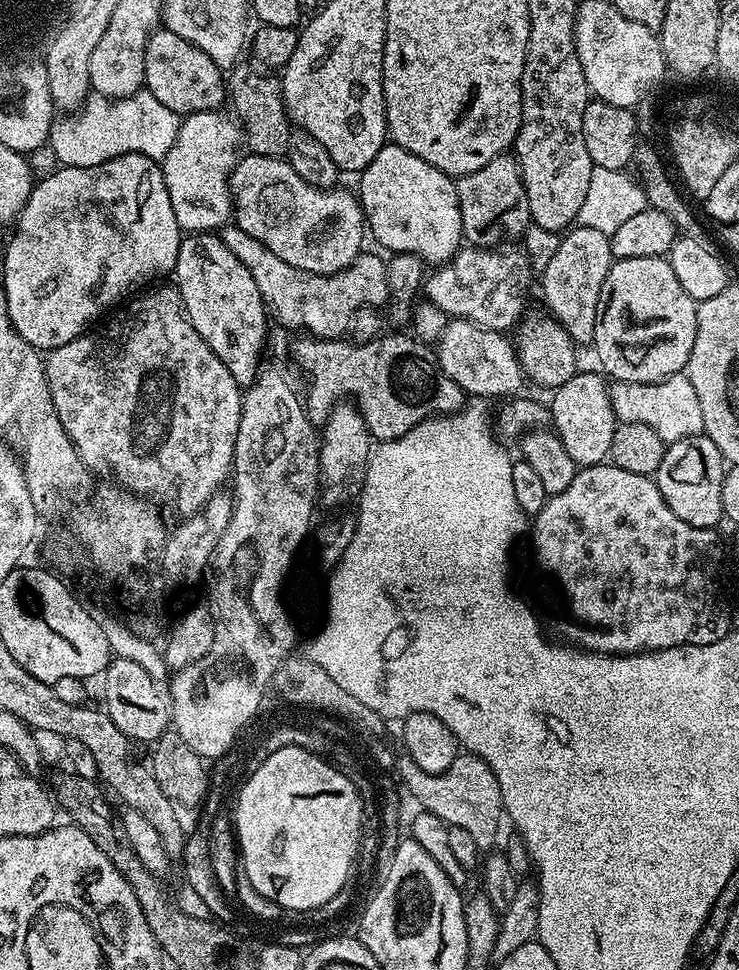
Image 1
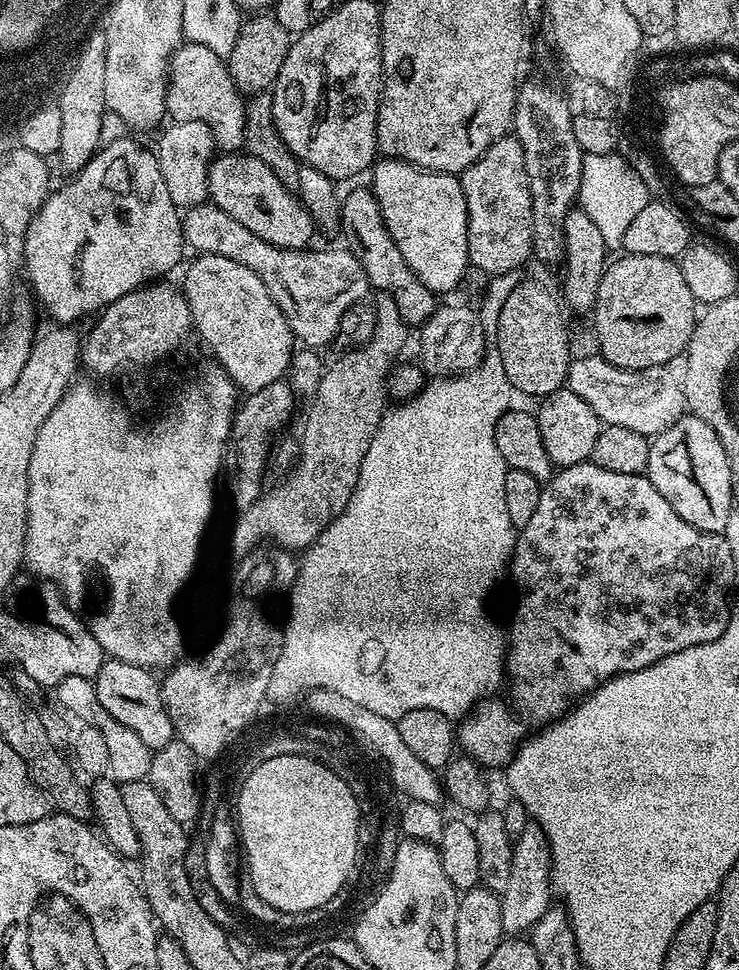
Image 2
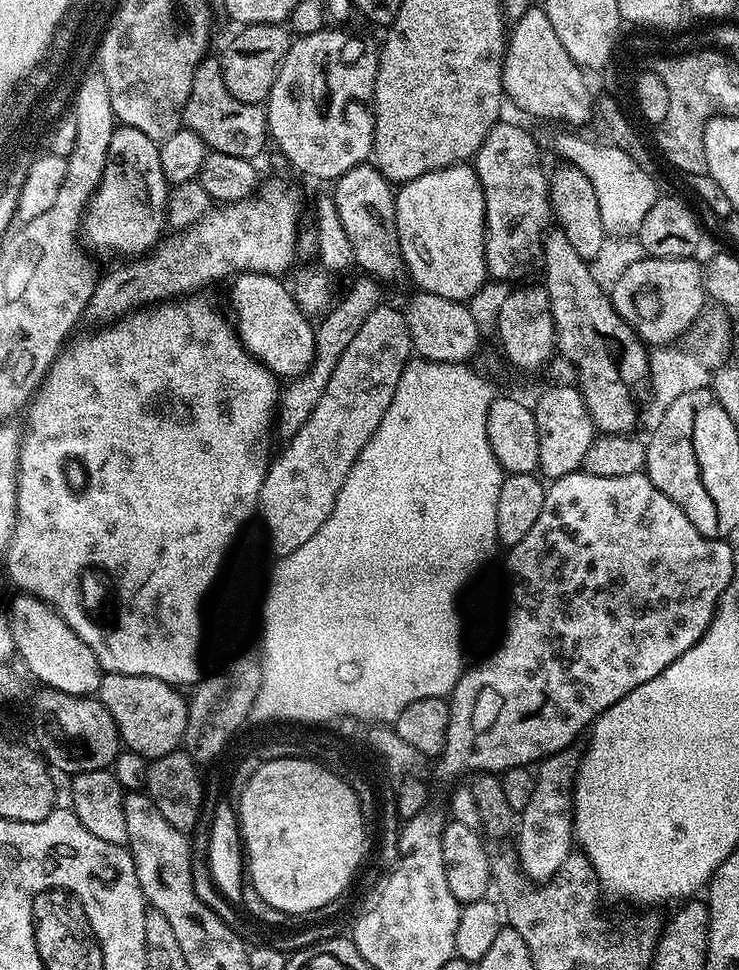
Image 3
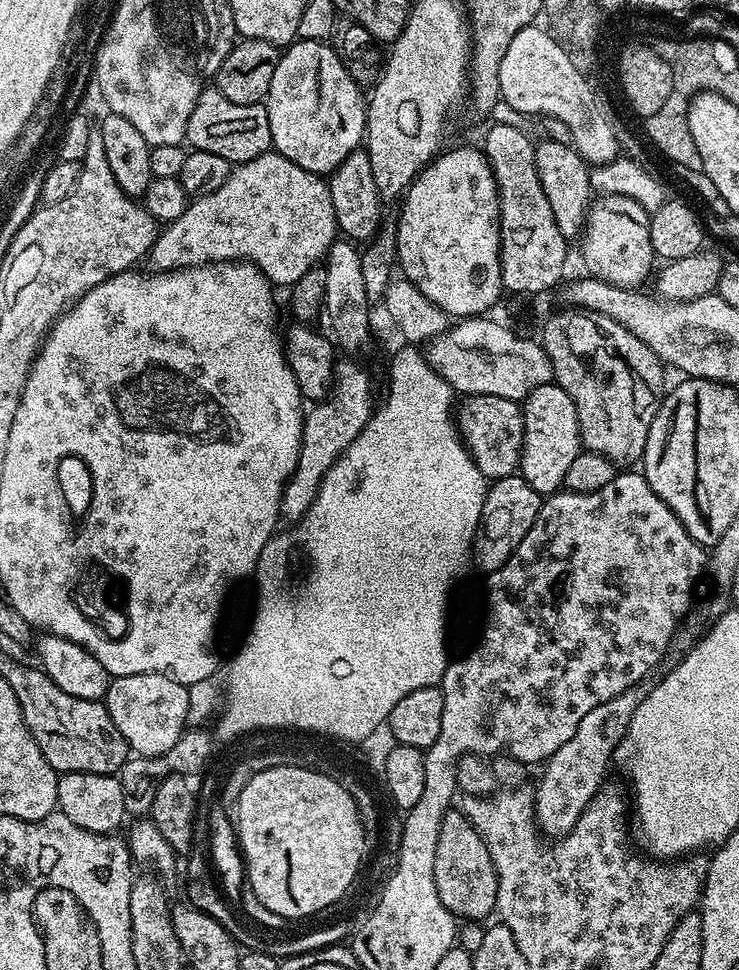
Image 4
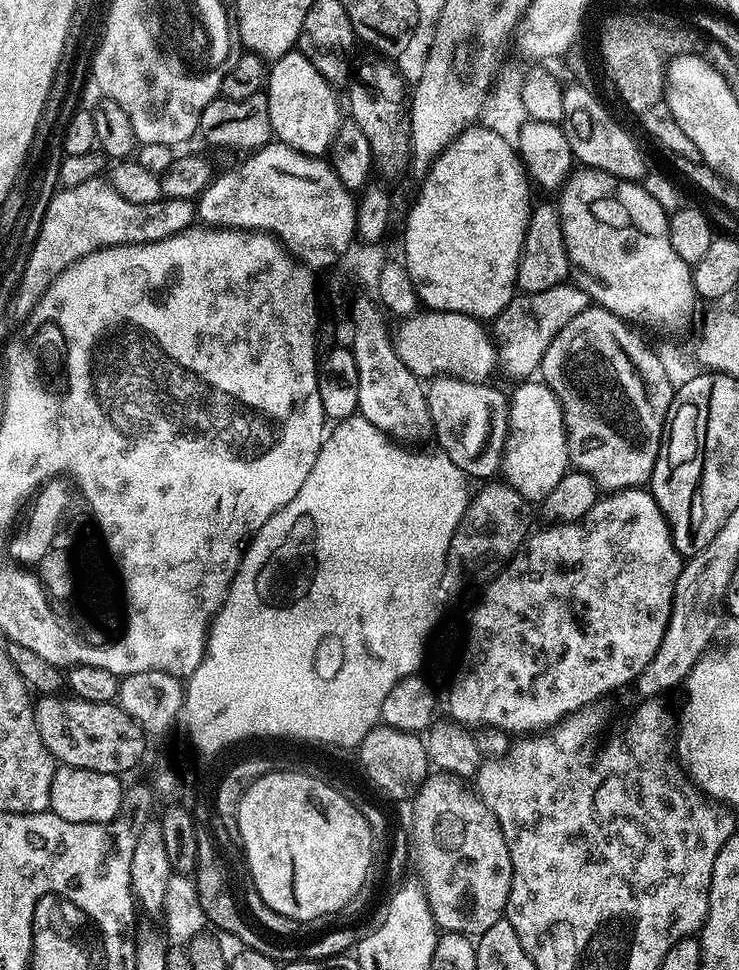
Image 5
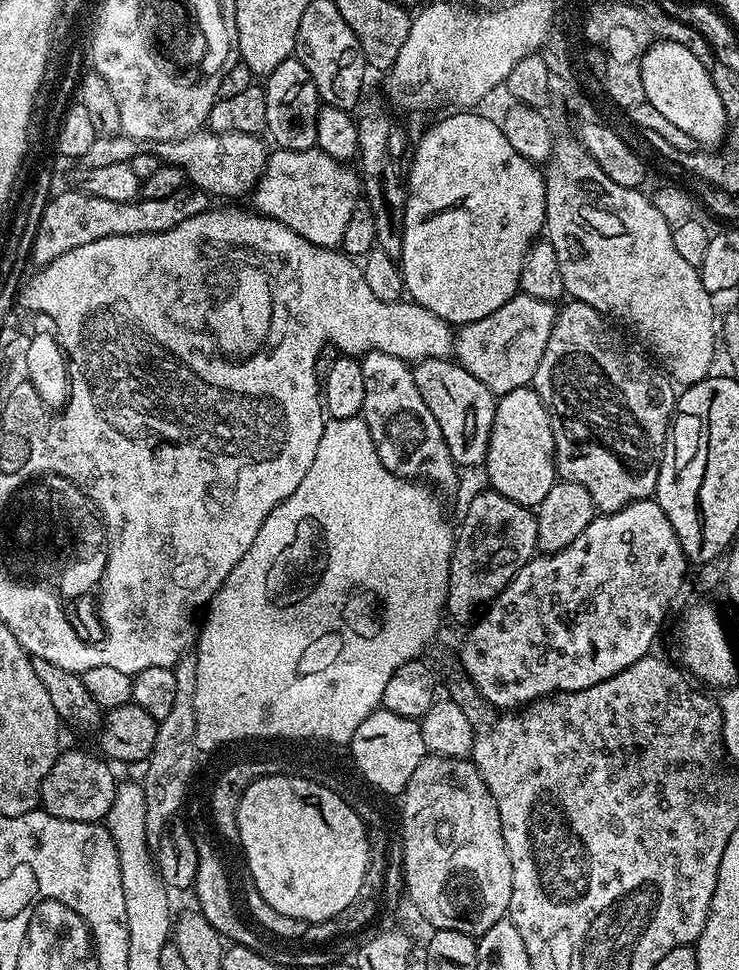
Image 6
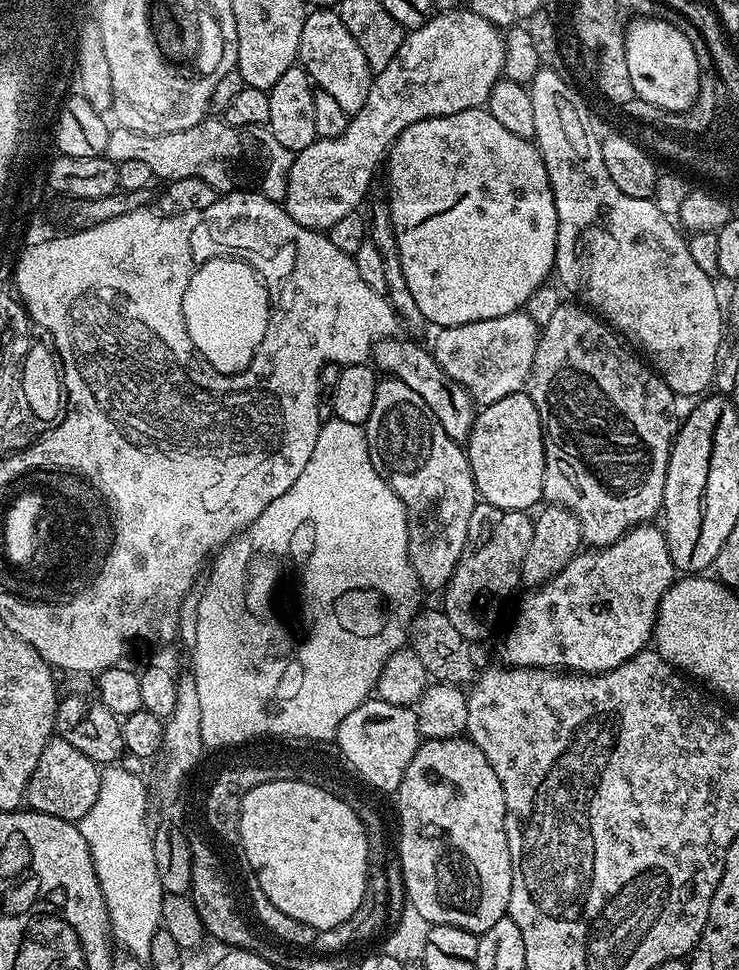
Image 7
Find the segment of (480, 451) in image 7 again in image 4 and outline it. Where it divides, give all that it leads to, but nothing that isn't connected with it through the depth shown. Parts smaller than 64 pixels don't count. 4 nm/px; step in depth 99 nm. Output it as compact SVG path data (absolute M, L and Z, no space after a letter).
M554 382L538 386L522 401L524 413L524 437L520 447L519 475L523 476L541 497L547 498L554 492L564 488L566 470L570 470L574 458L582 450L580 443L580 427L578 426L578 410L562 390Z

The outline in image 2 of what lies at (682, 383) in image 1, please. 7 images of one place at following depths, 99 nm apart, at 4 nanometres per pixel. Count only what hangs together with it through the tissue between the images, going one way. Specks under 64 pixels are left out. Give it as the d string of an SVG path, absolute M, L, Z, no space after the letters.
M599 354L580 358L576 356L570 361L566 386L572 393L578 394L598 414L601 423L606 426L625 426L625 428L634 430L643 436L654 438L658 433L665 432L674 422L680 420L687 409L683 385L677 375L675 378L670 371L672 370L665 365L644 367L642 370L630 371L606 362L604 357Z

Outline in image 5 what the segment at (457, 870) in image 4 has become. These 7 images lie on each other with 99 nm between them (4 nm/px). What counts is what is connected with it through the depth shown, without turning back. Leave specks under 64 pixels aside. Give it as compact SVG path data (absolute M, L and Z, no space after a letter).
M439 770L425 778L410 804L410 840L414 845L414 860L416 858L420 863L420 878L437 929L478 938L505 915L512 885L512 863L498 822L481 802L479 795L464 784L467 783L461 777Z

